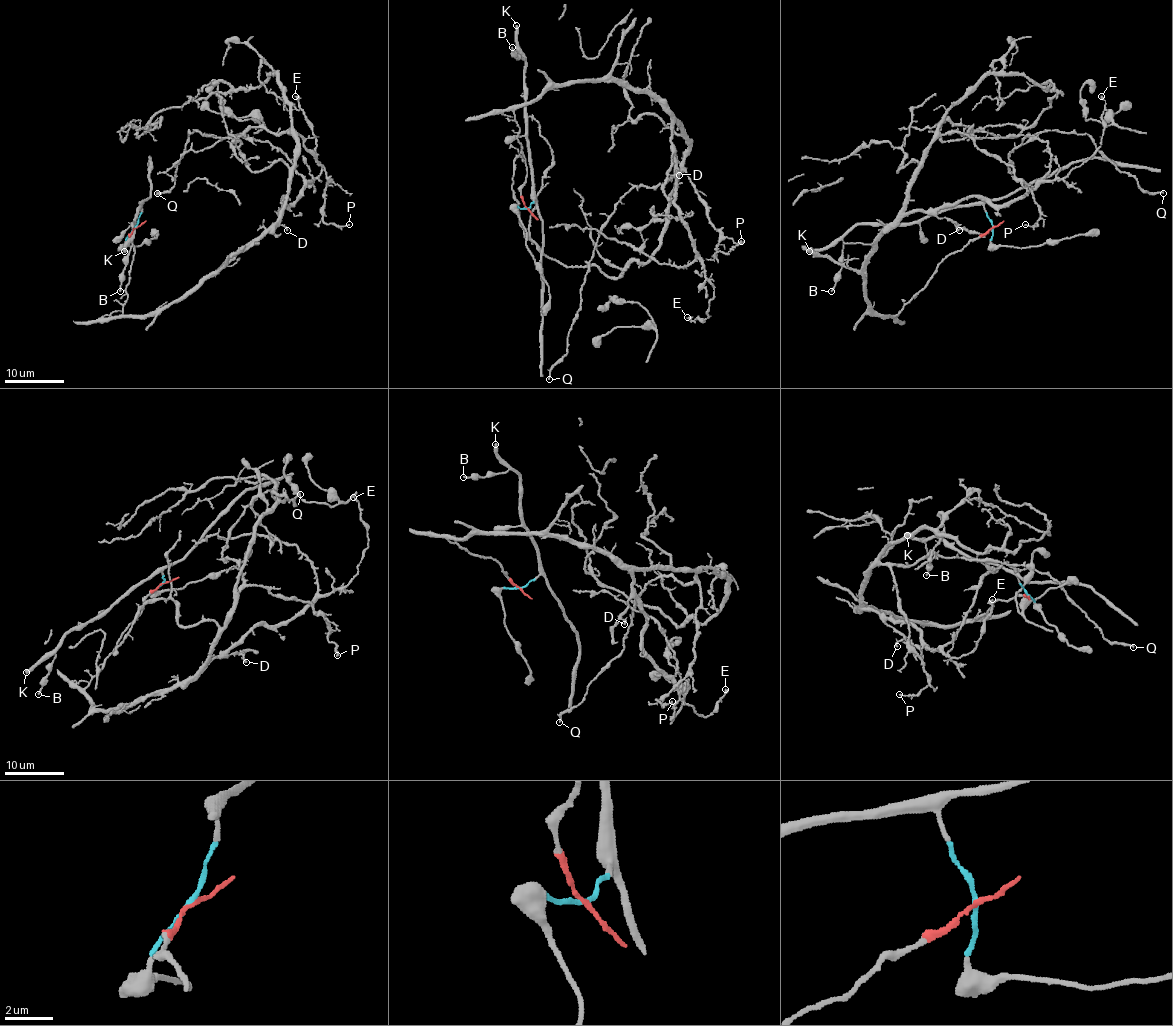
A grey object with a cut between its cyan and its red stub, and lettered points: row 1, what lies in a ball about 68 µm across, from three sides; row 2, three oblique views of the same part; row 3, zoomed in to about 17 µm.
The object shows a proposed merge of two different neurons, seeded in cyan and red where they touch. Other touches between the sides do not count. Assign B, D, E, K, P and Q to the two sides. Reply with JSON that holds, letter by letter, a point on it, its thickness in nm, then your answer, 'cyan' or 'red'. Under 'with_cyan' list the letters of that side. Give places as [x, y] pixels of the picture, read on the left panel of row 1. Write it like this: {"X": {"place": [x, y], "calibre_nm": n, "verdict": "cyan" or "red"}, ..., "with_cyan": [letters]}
{"B": {"place": [120, 291], "calibre_nm": 180, "verdict": "cyan"}, "D": {"place": [287, 230], "calibre_nm": 180, "verdict": "red"}, "E": {"place": [295, 96], "calibre_nm": 280, "verdict": "red"}, "K": {"place": [124, 251], "calibre_nm": 400, "verdict": "cyan"}, "P": {"place": [349, 224], "calibre_nm": 140, "verdict": "red"}, "Q": {"place": [157, 193], "calibre_nm": 180, "verdict": "red"}, "with_cyan": ["B", "K"]}

